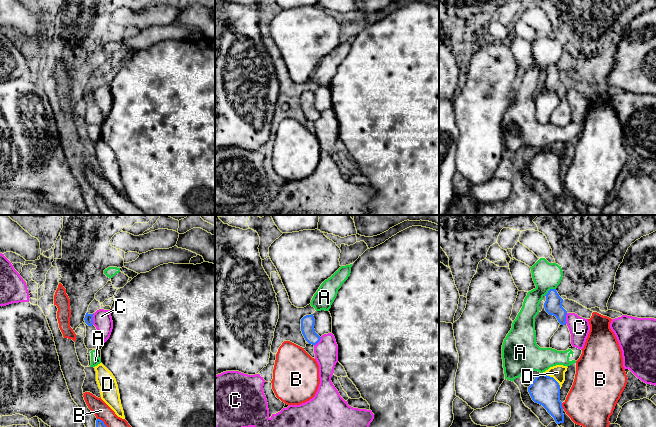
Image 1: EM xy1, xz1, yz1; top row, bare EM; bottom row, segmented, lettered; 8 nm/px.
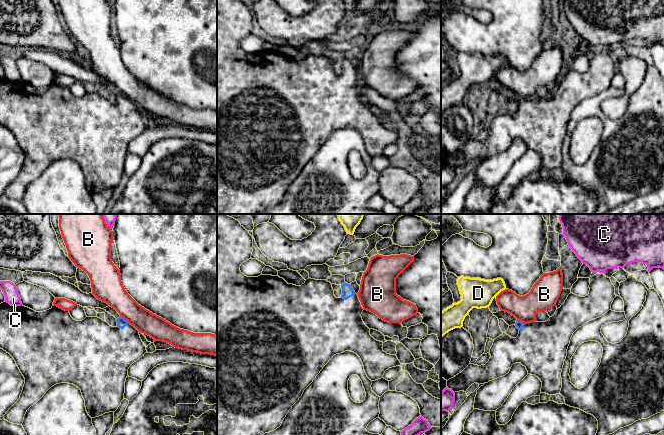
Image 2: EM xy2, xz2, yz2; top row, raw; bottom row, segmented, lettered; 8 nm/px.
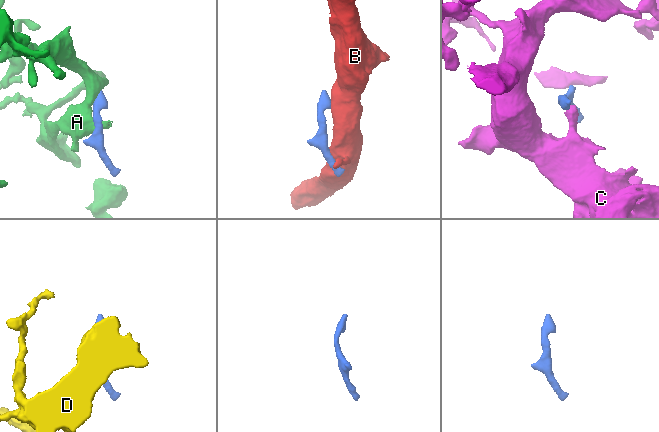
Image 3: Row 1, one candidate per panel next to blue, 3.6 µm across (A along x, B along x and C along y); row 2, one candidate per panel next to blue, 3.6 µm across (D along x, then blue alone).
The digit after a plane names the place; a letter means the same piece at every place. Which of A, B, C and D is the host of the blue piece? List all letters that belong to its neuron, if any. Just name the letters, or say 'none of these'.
none of these

